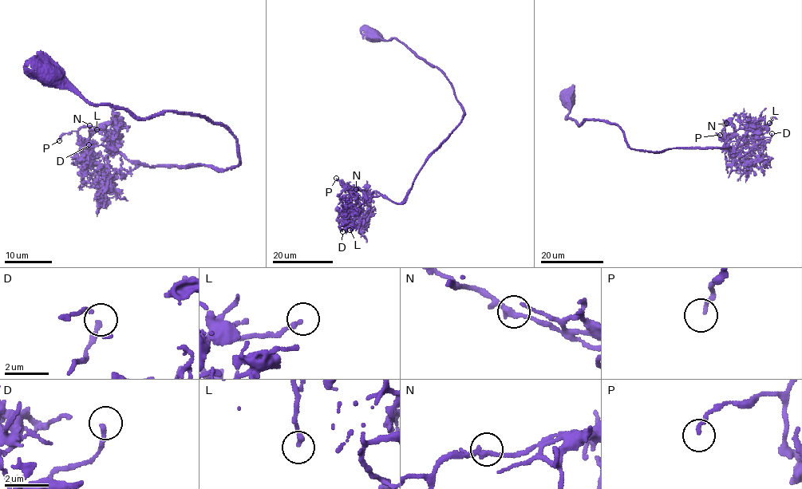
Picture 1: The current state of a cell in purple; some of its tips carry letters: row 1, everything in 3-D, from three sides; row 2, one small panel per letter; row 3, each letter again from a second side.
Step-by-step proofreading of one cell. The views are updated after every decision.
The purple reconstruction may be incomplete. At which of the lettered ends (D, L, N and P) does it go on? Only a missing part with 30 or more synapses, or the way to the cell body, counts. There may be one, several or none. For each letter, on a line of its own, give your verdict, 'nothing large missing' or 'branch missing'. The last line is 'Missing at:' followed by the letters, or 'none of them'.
D: nothing large missing
L: nothing large missing
N: nothing large missing
P: nothing large missing
Missing at: none of them

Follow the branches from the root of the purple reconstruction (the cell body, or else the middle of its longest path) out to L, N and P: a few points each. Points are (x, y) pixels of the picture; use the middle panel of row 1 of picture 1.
L: (374, 34), (398, 39), (436, 66), (464, 113), (402, 201), (364, 192), (366, 210), (349, 221), (349, 230)
N: (374, 34), (398, 39), (436, 66), (464, 113), (400, 203), (347, 185), (356, 189)
P: (374, 34), (398, 39), (436, 66), (464, 113), (400, 203), (336, 178)

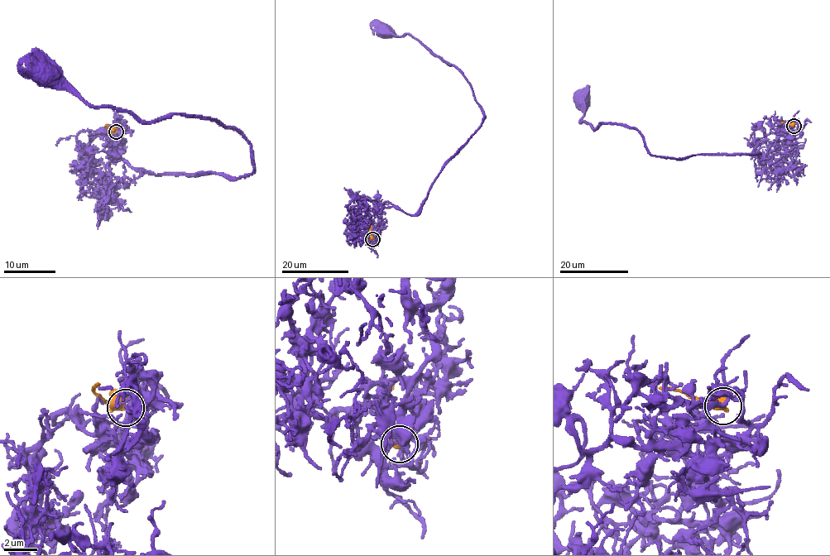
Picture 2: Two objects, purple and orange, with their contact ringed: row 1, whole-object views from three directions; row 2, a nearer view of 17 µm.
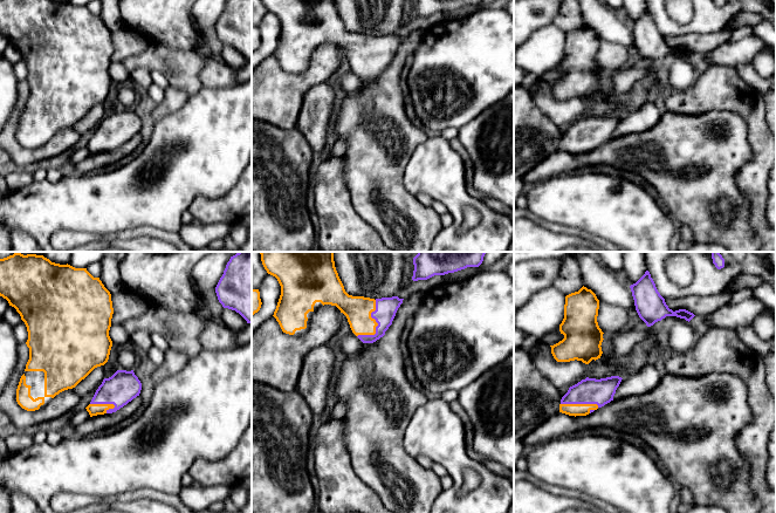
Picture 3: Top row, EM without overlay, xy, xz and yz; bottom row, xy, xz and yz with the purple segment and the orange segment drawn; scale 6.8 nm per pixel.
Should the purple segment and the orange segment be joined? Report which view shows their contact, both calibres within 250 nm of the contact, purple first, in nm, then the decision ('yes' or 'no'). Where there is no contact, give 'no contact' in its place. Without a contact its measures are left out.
xz | 140/190 nm | yes

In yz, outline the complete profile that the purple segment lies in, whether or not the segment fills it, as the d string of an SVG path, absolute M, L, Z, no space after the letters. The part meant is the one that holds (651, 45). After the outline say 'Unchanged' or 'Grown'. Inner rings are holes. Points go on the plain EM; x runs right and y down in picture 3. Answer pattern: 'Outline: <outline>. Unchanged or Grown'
Outline: M648 8L633 22L630 23L634 37L636 48L647 64L661 59L666 54L677 54L691 59L695 53L686 47L673 49L668 46L665 36L658 29Z. Unchanged

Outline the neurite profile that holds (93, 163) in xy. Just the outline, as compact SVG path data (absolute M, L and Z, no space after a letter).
M137 134L116 150L89 155L85 159L76 164L77 173L92 173L111 165L131 153L140 143L142 136Z

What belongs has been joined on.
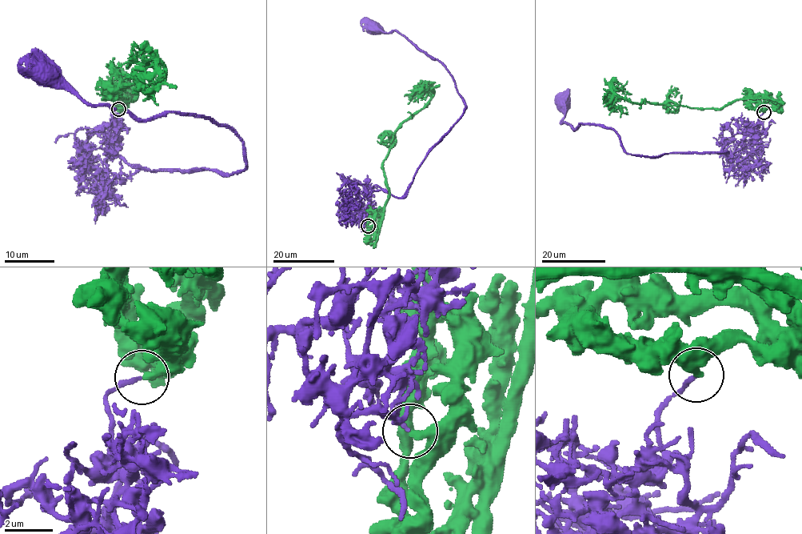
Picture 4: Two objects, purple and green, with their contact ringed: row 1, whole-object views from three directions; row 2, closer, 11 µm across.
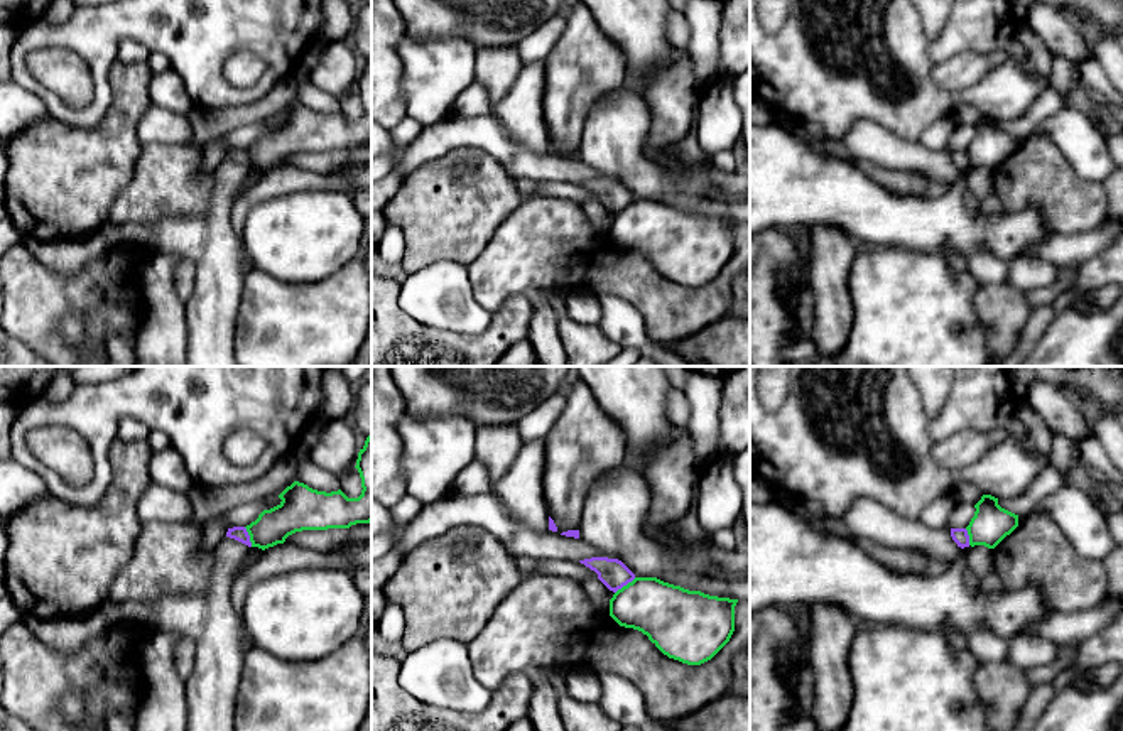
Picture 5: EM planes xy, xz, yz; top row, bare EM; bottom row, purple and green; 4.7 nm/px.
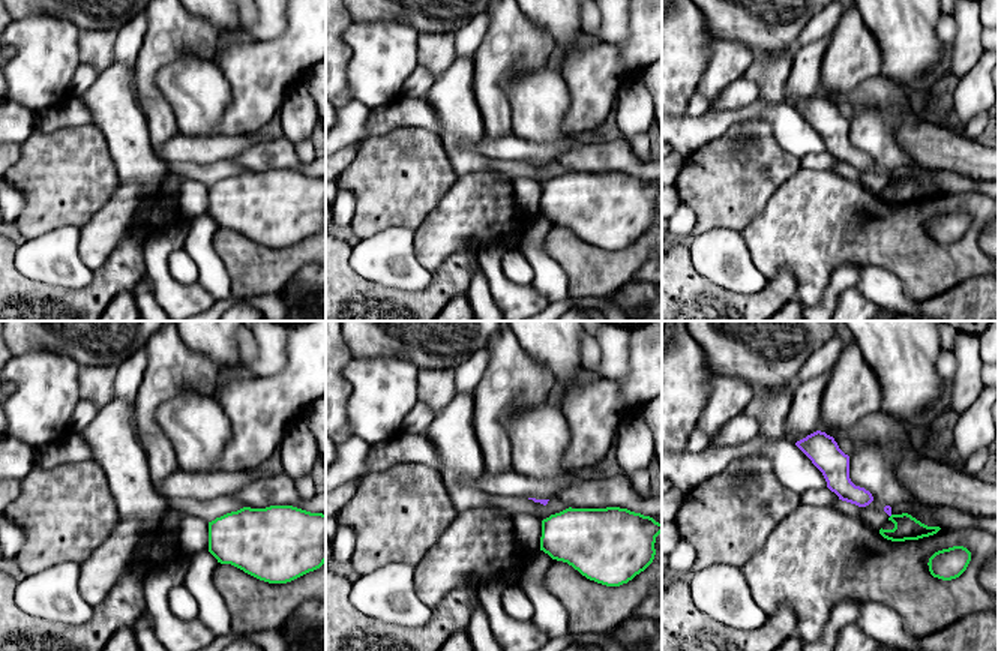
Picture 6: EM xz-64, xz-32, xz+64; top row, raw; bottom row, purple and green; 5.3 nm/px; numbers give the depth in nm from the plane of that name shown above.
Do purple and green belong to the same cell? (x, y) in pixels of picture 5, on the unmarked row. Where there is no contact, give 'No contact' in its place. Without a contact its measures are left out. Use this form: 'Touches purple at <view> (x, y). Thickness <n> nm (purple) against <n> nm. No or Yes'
Touches purple at xz (625, 206). Thickness 140 nm (purple) against 280 nm. No

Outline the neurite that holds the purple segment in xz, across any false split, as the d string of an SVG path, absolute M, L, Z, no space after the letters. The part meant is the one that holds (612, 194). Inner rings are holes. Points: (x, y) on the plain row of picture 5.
M591 179L579 182L598 196L598 201L613 214L635 201L635 196L618 181Z

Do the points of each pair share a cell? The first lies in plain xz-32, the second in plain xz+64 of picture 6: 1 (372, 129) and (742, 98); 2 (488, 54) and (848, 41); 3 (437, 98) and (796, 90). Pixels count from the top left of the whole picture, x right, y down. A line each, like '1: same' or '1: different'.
1: different
2: same
3: same

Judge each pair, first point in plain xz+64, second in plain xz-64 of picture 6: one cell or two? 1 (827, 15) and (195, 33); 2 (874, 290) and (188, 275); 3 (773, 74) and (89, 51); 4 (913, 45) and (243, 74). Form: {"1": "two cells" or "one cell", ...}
{"1": "two cells", "2": "two cells", "3": "one cell", "4": "two cells"}

